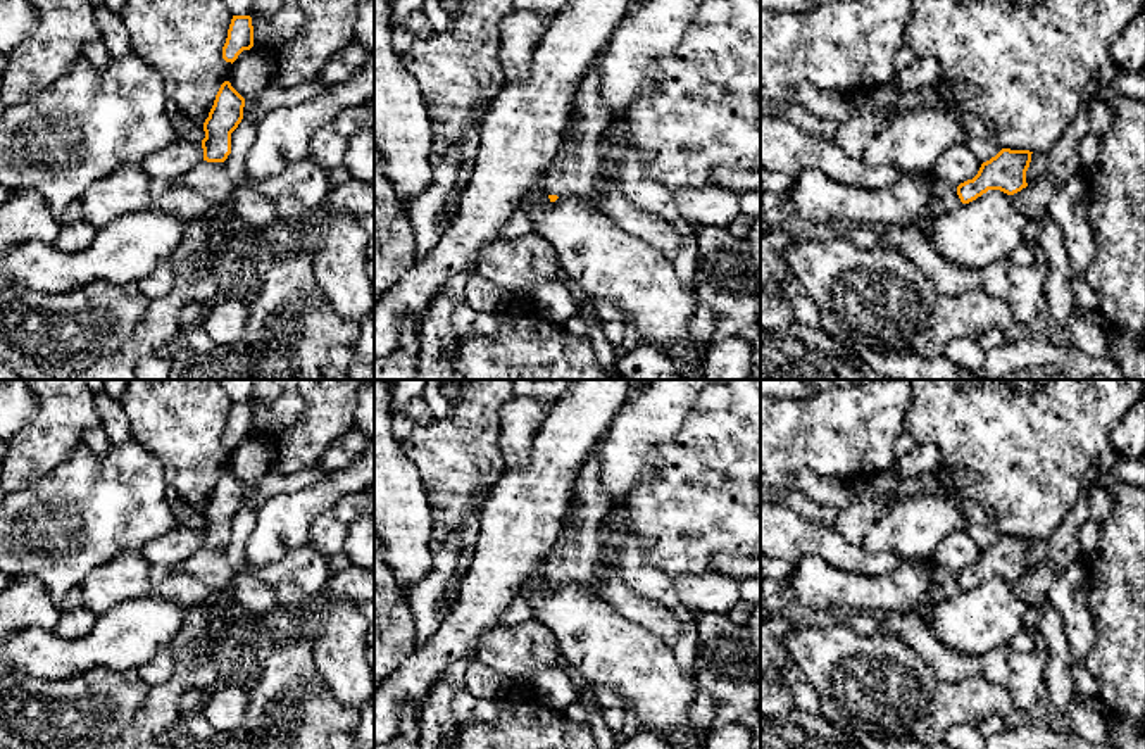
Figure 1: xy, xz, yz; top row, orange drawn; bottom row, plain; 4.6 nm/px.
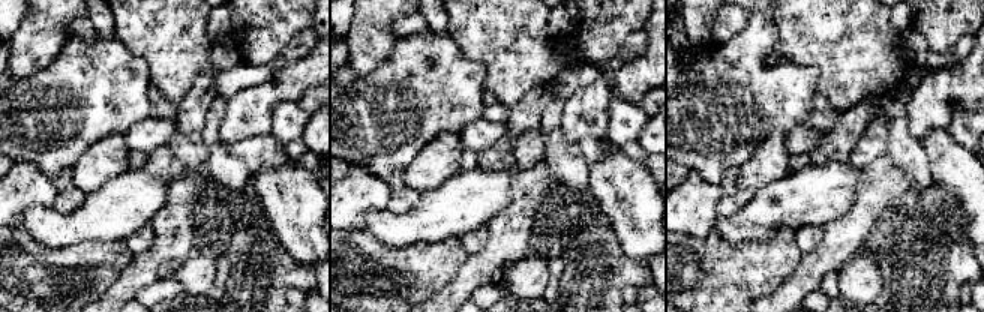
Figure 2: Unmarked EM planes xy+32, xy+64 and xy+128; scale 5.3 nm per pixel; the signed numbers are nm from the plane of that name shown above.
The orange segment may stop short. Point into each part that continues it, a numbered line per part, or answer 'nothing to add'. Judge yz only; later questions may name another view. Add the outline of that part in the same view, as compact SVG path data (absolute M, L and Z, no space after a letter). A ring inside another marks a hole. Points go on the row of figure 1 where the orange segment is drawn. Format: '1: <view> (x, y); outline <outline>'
1: yz (944, 204); outline M957 192L936 198L936 200L929 205L929 209L928 209L928 212L926 212L924 219L923 219L924 226L928 226L929 221L940 217L942 214L945 214L945 212L959 207L960 204L962 204L962 202L960 202Z

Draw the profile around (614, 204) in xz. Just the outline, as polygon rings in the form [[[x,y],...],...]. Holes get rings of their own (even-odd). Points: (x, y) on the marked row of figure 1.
[[[617,186],[600,198],[600,211],[628,235],[655,247],[667,259],[674,259],[681,247],[678,230],[660,216],[638,209]]]

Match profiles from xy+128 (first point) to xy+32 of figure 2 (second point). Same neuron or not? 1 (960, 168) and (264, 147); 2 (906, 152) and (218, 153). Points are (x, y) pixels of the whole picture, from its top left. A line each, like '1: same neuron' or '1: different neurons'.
1: different neurons
2: same neuron

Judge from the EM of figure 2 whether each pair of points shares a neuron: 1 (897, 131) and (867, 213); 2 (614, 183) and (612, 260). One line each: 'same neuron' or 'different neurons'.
1: different neurons
2: different neurons

